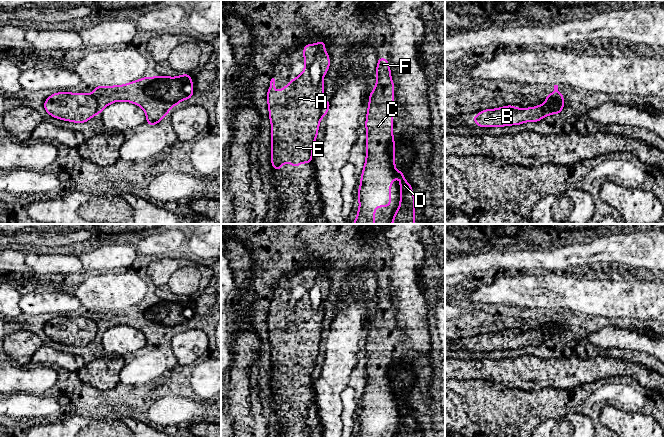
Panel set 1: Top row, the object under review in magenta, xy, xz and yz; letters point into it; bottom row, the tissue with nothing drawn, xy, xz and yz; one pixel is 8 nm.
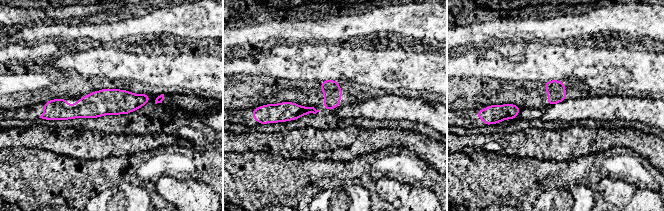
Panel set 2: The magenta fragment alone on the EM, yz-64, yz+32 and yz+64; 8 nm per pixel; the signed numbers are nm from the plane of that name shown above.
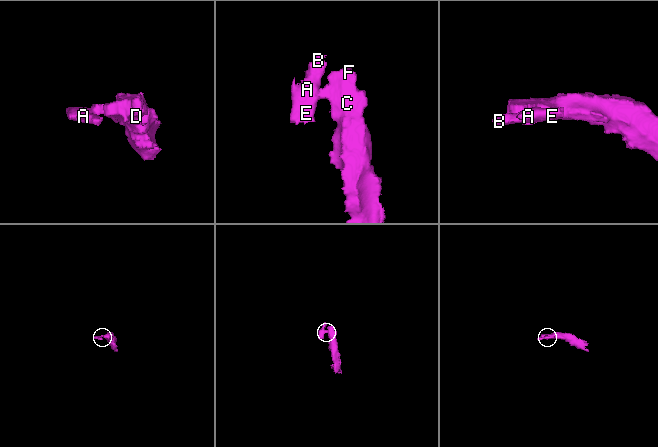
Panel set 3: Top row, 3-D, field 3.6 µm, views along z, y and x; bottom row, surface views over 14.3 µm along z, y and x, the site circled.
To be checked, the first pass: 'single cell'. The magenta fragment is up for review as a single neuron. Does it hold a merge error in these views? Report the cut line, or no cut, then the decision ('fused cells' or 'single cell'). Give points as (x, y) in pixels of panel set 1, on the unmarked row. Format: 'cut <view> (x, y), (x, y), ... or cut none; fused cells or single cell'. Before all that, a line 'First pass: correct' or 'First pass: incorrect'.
First pass: incorrect
cut xy (91, 318), (96, 323), (97, 336); fused cells

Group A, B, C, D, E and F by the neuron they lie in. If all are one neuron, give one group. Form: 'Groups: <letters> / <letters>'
Groups: A B E / C D F

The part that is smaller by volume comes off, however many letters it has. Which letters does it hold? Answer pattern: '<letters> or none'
A, B, E

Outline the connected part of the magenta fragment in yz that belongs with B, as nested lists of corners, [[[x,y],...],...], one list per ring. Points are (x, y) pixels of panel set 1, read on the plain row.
[[[564,324],[546,325],[531,332],[515,332],[513,329],[497,333],[485,333],[473,341],[479,351],[502,351],[520,349],[525,346],[538,346],[542,342],[556,337],[557,332],[564,331]]]

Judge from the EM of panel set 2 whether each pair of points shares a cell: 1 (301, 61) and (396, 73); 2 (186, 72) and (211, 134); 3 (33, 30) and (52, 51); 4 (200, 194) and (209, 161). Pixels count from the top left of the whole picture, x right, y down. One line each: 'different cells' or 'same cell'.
1: same cell
2: different cells
3: different cells
4: different cells

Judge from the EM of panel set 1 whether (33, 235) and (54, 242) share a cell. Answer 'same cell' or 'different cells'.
same cell

